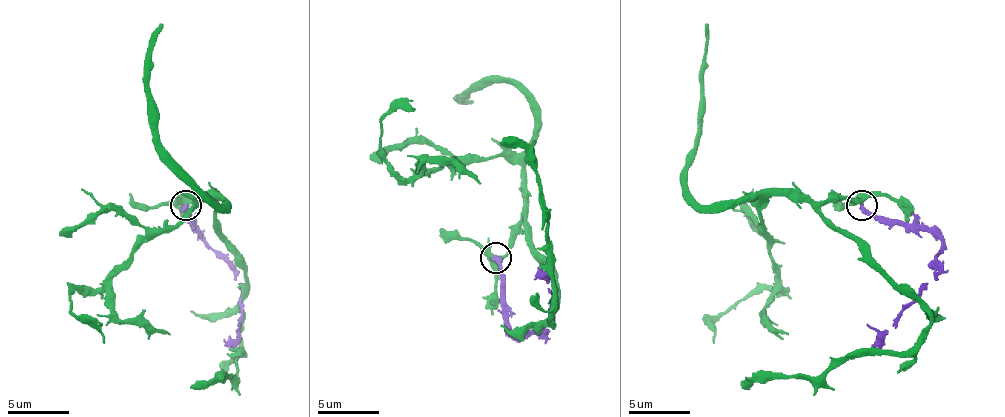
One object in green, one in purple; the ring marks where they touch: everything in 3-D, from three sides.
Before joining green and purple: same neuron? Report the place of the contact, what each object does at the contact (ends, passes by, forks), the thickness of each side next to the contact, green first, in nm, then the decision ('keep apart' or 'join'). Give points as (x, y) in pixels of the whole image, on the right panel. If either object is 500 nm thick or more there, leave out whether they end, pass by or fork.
(862, 205) | green forks | purple ends | 400/420 nm | keep apart

